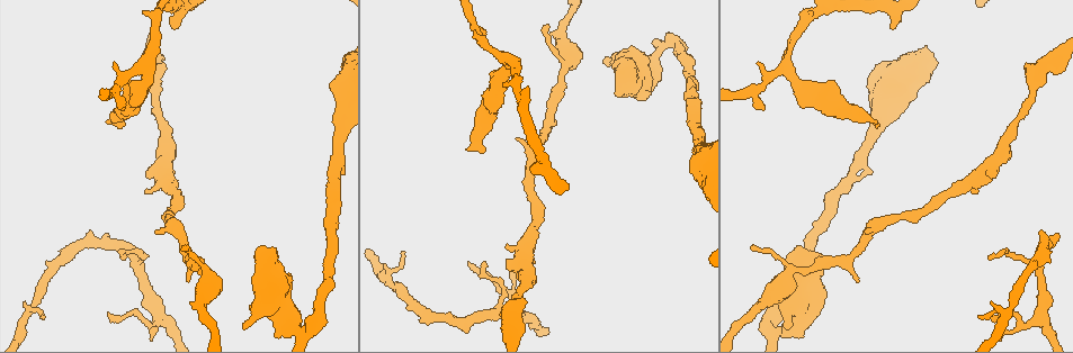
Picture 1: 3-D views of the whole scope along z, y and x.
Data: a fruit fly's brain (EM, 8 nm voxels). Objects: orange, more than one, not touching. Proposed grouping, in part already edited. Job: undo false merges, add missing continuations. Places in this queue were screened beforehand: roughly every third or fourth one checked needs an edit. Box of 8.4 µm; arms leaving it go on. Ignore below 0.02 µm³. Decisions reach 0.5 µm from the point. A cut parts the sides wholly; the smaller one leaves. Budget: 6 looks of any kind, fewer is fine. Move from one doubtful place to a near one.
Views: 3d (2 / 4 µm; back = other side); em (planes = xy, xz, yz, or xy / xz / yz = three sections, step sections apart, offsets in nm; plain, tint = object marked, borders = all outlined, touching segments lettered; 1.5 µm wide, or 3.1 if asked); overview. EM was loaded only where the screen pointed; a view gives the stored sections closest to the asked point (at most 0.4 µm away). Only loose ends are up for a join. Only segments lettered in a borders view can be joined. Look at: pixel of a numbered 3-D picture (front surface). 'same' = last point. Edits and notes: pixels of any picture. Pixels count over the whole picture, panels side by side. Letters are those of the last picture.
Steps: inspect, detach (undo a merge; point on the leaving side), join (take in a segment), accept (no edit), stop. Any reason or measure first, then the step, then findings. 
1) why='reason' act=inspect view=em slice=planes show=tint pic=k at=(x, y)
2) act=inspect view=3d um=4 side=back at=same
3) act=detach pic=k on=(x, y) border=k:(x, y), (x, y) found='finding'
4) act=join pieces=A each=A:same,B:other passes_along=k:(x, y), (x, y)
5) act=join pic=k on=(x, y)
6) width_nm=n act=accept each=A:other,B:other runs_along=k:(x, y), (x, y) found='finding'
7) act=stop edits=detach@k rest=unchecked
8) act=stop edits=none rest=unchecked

why='thin end' act=inspect view=em slice=planes show=borders pic=1 at=(123, 258)

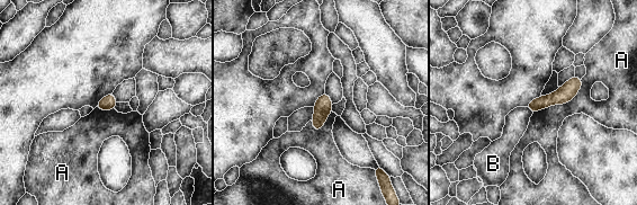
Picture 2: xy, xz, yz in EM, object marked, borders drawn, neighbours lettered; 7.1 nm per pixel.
act=accept each=A:other,B:other found='no lettered segment goes on from it'

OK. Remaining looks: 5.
why='arms part here' act=inspect view=3d um=4 pic=1 at=(148, 71)

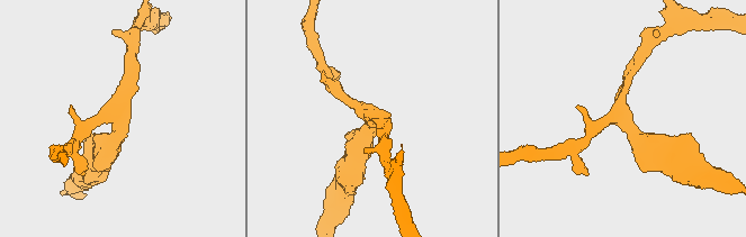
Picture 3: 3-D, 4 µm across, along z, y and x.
arms=3 arm_widths_nm=170,200,420 why='need the tissue' act=inspect view=em slice=planes show=borders pic=3 at=(625, 121)

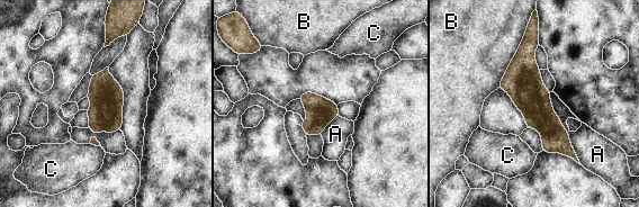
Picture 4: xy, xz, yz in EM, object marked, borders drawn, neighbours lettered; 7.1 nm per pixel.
act=accept each=A:other,B:other,C:other runs_along=4:(527, 39), (527, 91), (573, 155) found='all the same neuron'

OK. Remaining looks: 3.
why='abrupt turn' act=inspect view=em slice=xz step=8 show=tint pic=1 at=(667, 44)

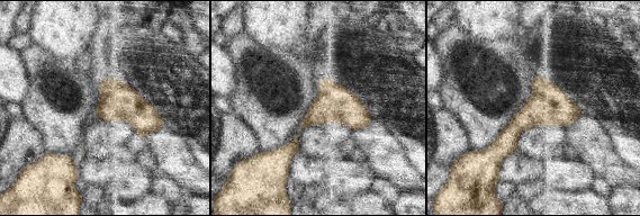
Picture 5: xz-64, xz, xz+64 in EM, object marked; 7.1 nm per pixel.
act=inspect view=em slice=xz step=8 show=borders at=same

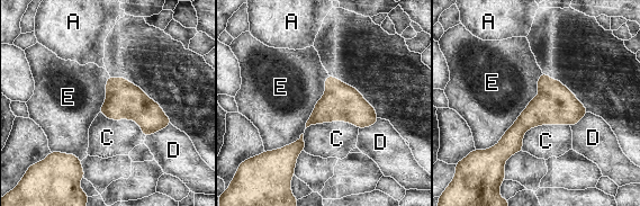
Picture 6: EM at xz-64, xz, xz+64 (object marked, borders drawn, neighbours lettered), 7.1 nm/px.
act=accept each=A:other,C:other,D:other,E:other runs_along=6:(583, 110), (540, 110), (492, 159) found='continuous, no second neuron'

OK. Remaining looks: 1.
act=stop edits=none rest=unchecked

